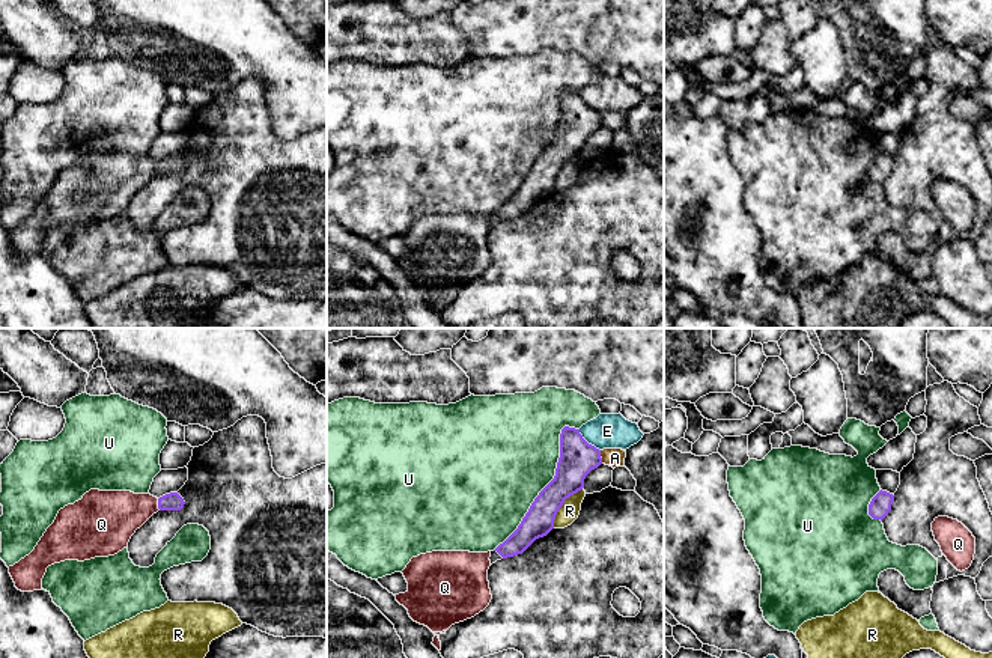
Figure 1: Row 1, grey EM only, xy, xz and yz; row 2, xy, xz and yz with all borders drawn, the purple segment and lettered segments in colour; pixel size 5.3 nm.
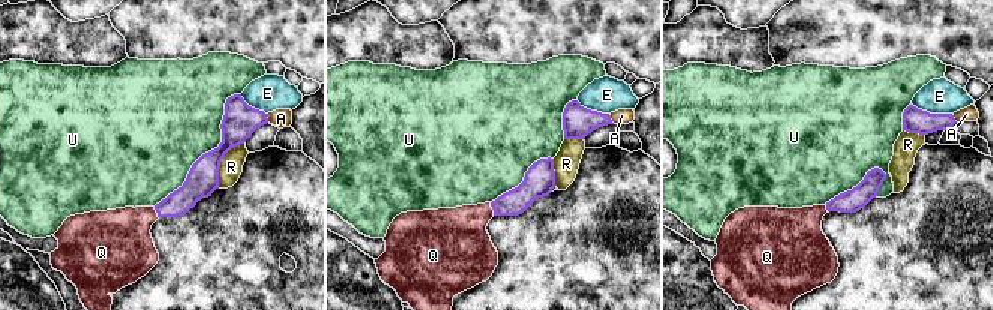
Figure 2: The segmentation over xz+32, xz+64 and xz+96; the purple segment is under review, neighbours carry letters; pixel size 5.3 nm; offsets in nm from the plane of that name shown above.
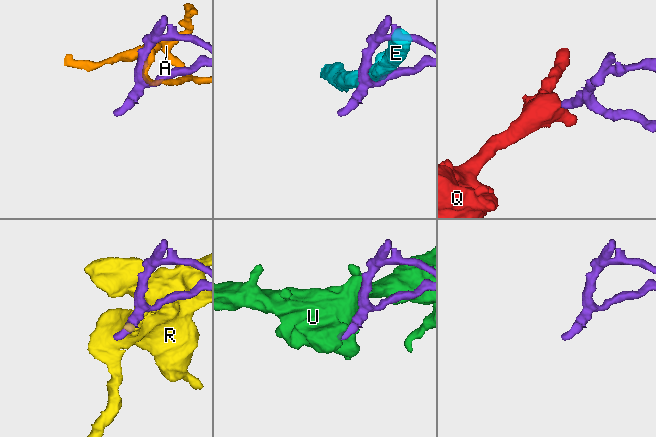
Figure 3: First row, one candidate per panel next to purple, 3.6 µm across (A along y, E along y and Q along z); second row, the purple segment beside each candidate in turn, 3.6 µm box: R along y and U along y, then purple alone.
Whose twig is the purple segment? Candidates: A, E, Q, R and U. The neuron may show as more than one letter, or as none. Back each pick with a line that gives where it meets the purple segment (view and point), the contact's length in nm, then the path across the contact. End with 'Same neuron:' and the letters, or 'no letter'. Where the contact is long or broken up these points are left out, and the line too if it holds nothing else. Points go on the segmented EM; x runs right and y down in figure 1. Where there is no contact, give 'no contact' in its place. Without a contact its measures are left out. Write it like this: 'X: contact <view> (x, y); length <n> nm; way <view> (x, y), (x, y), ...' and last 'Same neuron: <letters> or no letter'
Q: contact xy (158, 505); length 70 nm; way xy (170, 502), (158, 505), (145, 505), (113, 517)
Same neuron: Q

